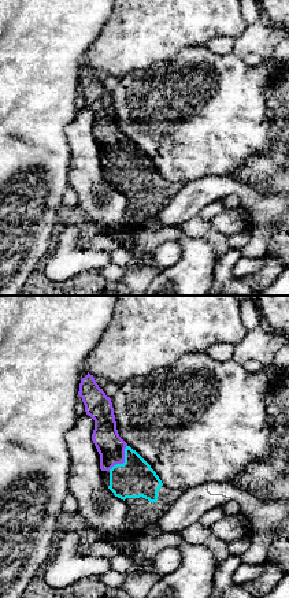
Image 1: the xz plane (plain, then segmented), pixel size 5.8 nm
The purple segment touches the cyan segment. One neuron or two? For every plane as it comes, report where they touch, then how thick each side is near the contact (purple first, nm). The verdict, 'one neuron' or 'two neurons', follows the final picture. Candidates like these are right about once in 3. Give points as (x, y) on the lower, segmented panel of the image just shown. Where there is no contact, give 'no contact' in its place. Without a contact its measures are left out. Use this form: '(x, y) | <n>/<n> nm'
(123, 461) | 160/220 nm

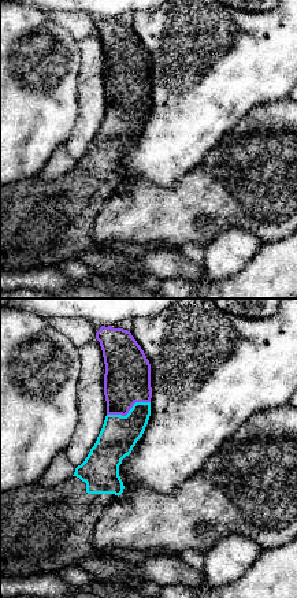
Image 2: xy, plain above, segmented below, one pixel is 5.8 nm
(129, 409) | 280/220 nm

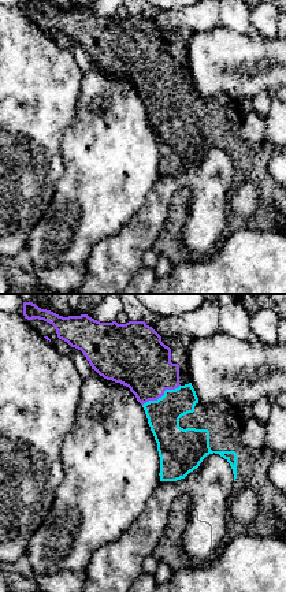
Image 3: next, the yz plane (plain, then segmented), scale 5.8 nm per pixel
(162, 395) | 340/190 nm

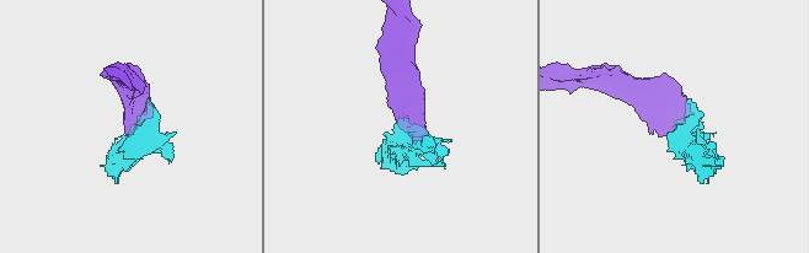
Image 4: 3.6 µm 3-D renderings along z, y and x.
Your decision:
one neuron

